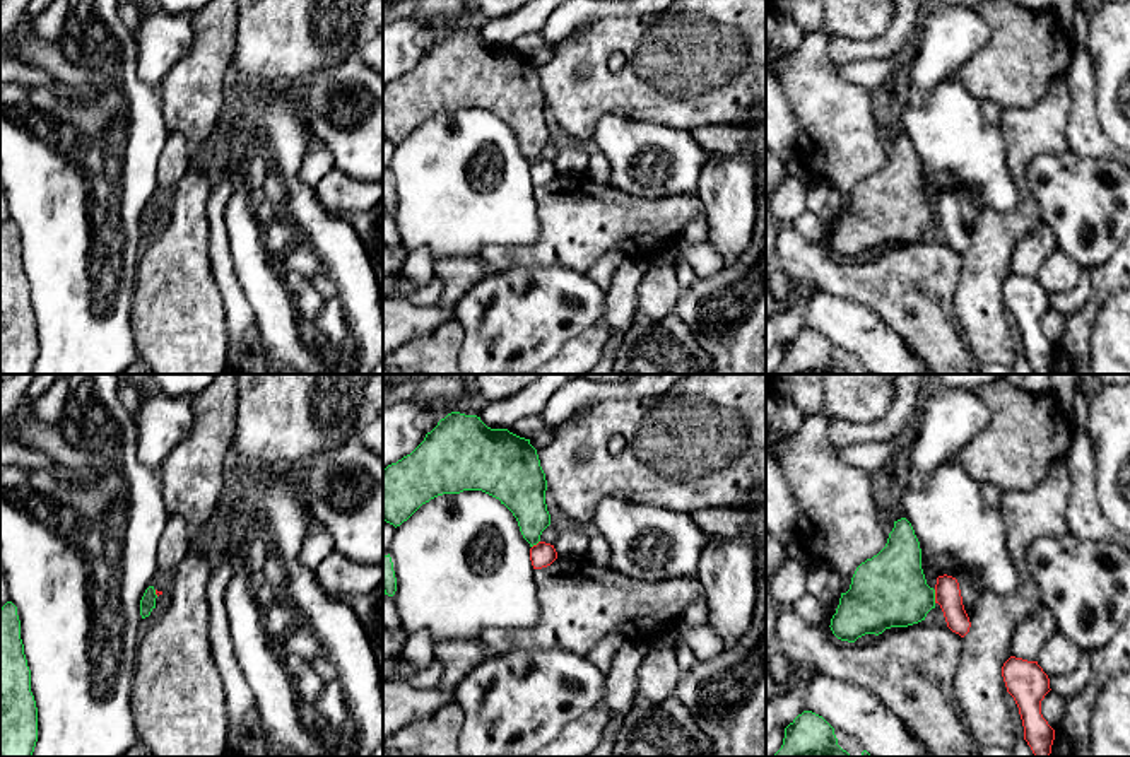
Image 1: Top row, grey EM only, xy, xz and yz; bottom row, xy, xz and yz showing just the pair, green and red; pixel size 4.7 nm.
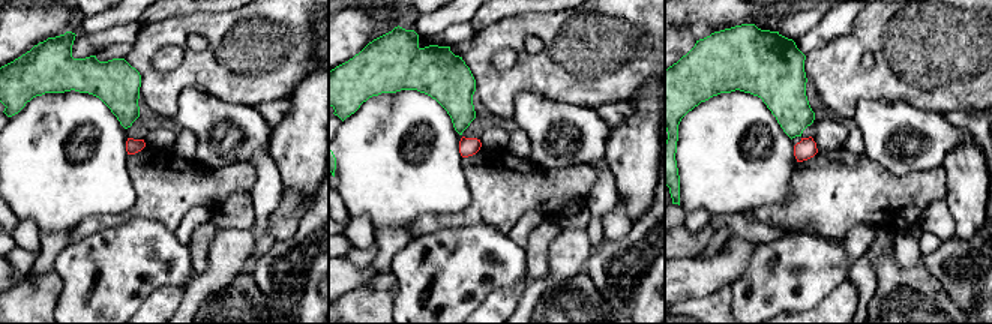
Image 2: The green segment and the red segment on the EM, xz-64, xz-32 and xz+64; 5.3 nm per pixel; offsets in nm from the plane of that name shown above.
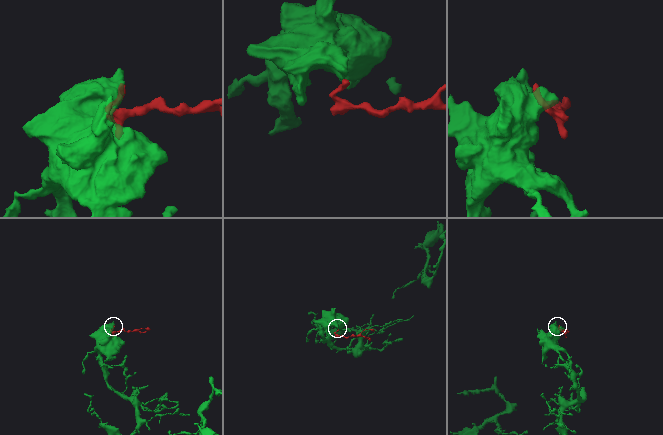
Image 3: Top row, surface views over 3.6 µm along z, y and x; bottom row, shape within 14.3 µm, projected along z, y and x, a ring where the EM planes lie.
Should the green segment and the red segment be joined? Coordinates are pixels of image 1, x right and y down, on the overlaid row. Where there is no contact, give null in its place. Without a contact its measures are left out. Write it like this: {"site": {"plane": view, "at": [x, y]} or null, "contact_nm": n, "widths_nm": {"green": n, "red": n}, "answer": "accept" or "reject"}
{"site": {"plane": "yz", "at": [934, 597]}, "contact_nm": 60, "widths_nm": {"green": 360, "red": 120}, "answer": "reject"}

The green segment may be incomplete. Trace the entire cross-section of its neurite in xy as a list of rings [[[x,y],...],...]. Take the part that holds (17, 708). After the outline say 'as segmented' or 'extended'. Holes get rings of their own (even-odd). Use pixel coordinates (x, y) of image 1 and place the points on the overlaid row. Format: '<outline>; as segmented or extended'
[[[7,601],[0,608],[0,757],[32,757],[38,742],[38,707],[31,692],[31,670],[21,639],[17,607]]]; as segmented

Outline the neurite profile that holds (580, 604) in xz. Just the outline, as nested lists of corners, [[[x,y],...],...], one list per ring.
[[[585,555],[557,557],[550,566],[535,569],[533,579],[540,619],[528,629],[487,629],[480,641],[491,651],[562,648],[586,656],[609,634],[622,634],[627,641],[650,644],[665,624],[677,624],[682,612],[704,593],[696,578],[641,581],[612,567],[595,566]]]

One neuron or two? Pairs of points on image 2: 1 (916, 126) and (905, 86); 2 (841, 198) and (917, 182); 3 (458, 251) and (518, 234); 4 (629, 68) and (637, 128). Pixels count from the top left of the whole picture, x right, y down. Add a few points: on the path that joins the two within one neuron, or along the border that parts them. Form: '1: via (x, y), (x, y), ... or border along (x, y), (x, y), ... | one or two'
1: border along (875, 98), (908, 102), (941, 114) | two
2: via (860, 197), (898, 197) | one
3: border along (508, 233), (523, 248) | two
4: border along (649, 78), (629, 102) | two

